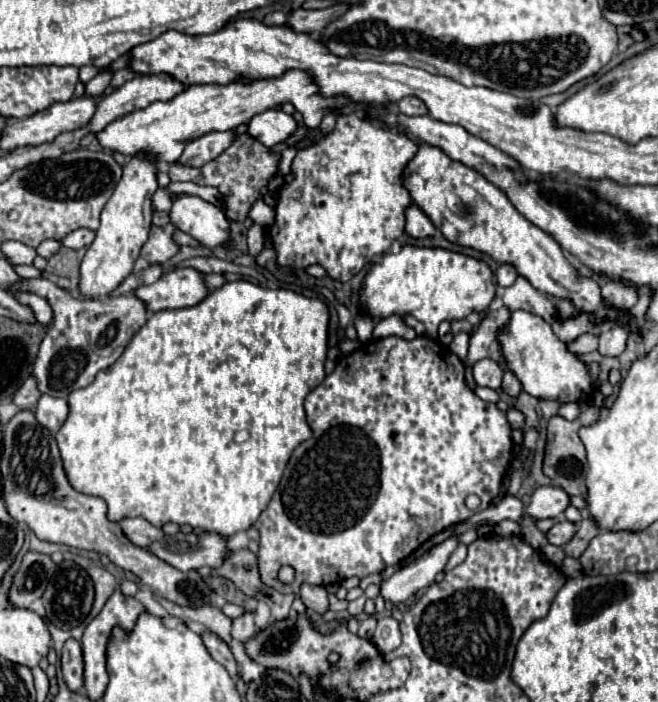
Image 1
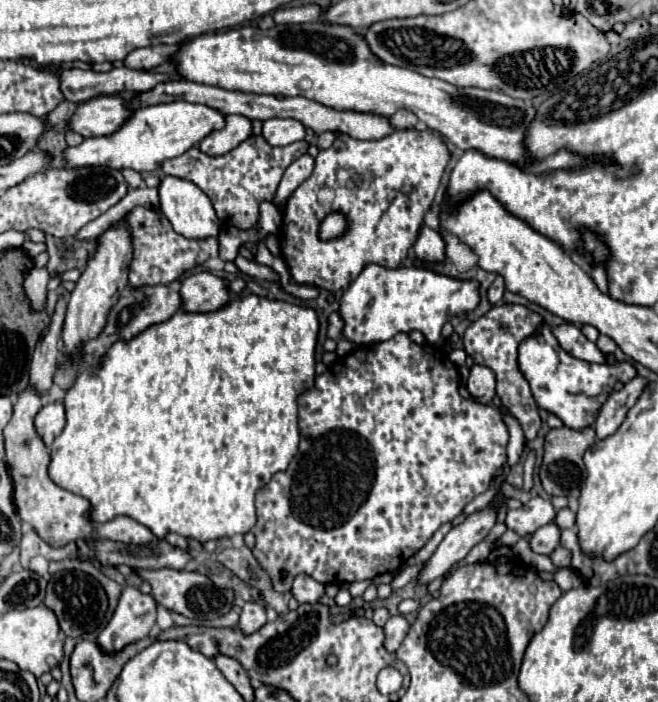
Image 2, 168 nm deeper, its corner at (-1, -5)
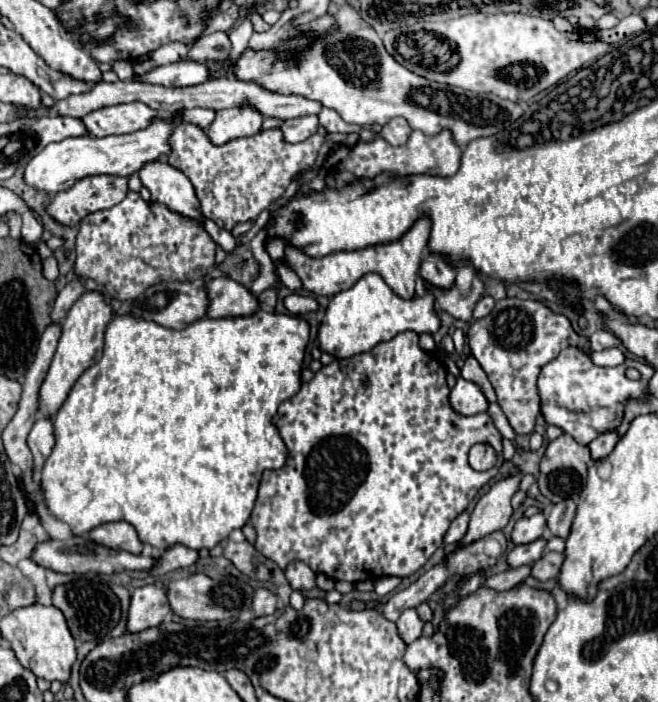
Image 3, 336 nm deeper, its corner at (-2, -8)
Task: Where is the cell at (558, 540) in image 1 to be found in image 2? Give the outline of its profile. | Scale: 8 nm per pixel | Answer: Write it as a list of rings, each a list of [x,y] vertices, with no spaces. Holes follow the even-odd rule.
[[[549,523],[549,525],[543,525],[541,529],[537,529],[531,537],[531,549],[535,553],[541,553],[541,555],[551,555],[559,543],[561,543],[561,529],[557,527],[557,523]]]

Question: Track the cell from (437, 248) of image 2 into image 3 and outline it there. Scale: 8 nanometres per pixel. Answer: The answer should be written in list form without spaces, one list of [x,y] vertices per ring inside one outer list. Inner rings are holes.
[[[428,254],[420,266],[420,276],[442,290],[450,290],[454,286],[454,278],[456,278],[456,270],[454,266],[440,254]]]

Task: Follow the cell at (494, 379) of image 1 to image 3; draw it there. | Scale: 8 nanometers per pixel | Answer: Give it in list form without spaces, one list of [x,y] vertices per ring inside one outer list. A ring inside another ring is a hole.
[[[464,378],[456,380],[454,388],[448,394],[448,400],[452,410],[462,416],[474,416],[478,412],[486,412],[488,408],[488,400],[482,390],[474,382],[468,382]]]

